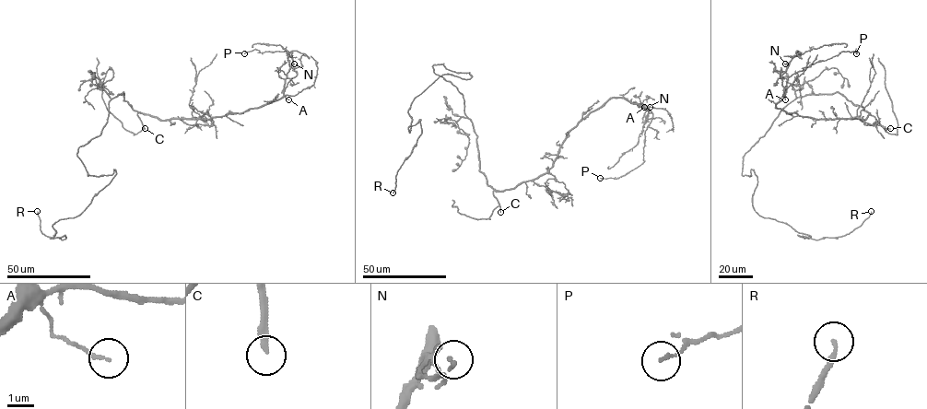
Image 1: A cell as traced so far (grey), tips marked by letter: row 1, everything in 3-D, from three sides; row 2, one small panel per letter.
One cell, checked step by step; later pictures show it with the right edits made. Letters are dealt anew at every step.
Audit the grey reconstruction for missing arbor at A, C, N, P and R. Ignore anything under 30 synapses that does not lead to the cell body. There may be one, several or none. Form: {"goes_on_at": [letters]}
{"goes_on_at": ["C", "R"]}

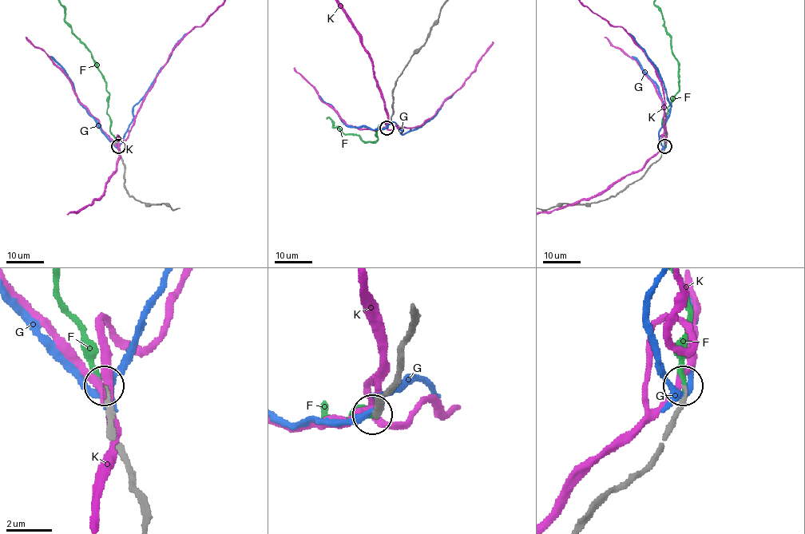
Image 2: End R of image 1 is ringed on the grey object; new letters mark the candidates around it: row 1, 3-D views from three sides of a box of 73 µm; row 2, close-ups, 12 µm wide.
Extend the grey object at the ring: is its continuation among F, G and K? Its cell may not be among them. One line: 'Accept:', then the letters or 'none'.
Accept: F

